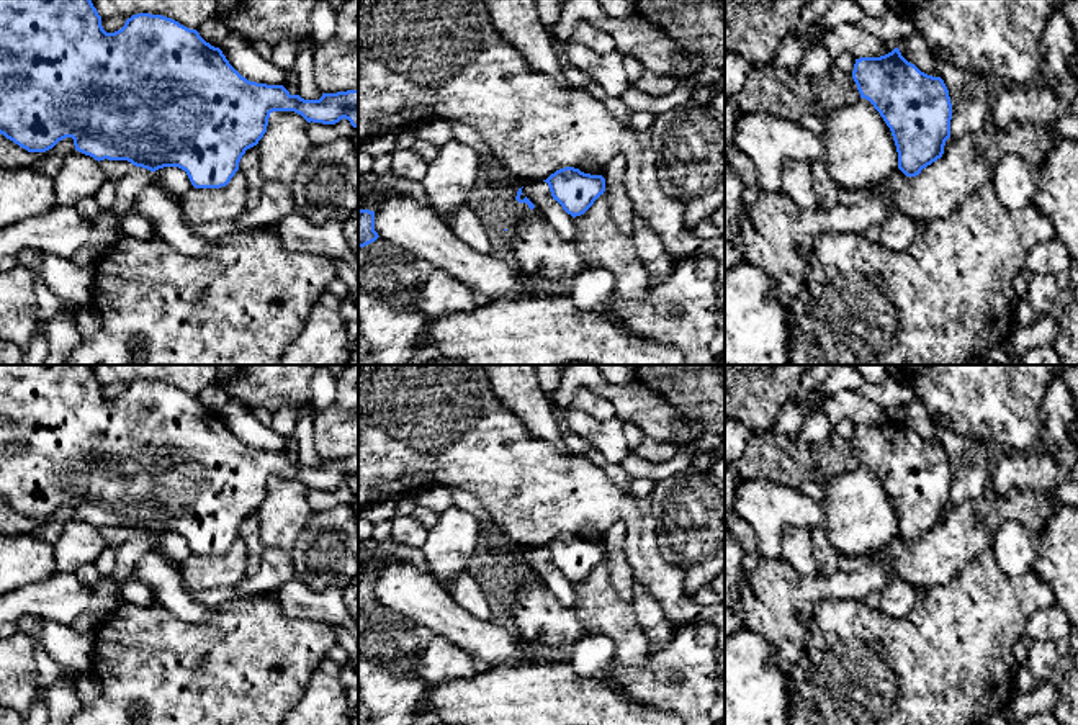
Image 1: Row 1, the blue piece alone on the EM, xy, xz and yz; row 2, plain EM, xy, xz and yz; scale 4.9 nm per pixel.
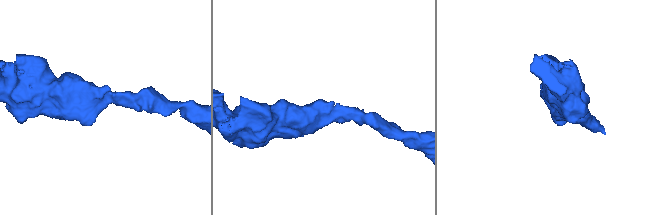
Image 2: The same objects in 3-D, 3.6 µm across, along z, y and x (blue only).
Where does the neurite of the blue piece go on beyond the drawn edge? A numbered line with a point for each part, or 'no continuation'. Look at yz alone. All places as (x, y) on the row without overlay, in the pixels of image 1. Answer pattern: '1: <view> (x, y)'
no continuation

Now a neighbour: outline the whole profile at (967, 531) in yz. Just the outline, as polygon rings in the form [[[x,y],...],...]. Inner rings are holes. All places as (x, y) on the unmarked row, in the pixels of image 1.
[[[1011,489],[1003,499],[995,494],[972,499],[952,507],[942,524],[916,543],[893,537],[877,552],[878,563],[893,579],[914,588],[945,584],[993,548],[995,535],[1004,522],[1014,520],[1039,537],[1055,504],[1052,496],[1027,489]]]

